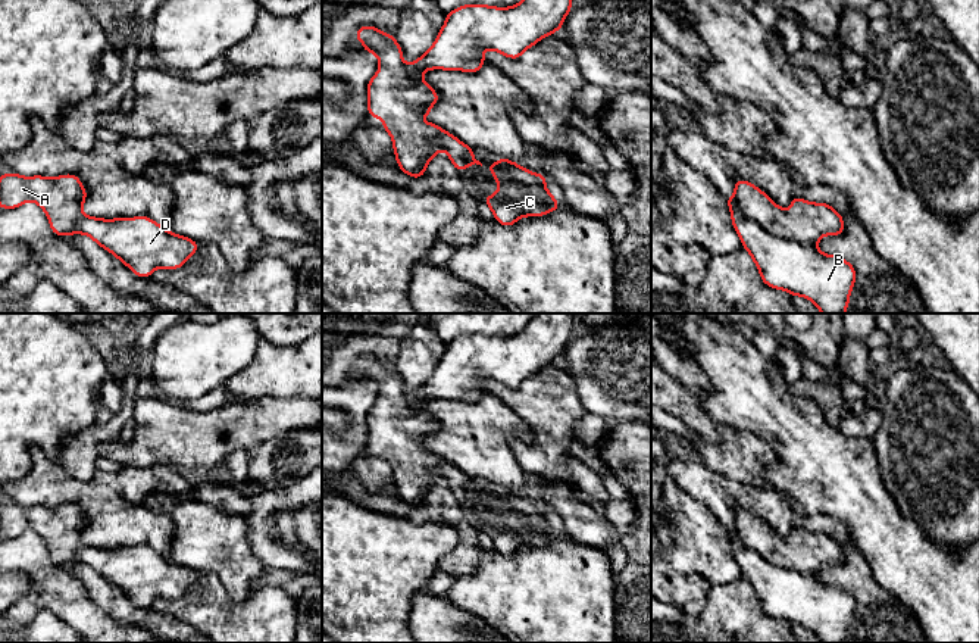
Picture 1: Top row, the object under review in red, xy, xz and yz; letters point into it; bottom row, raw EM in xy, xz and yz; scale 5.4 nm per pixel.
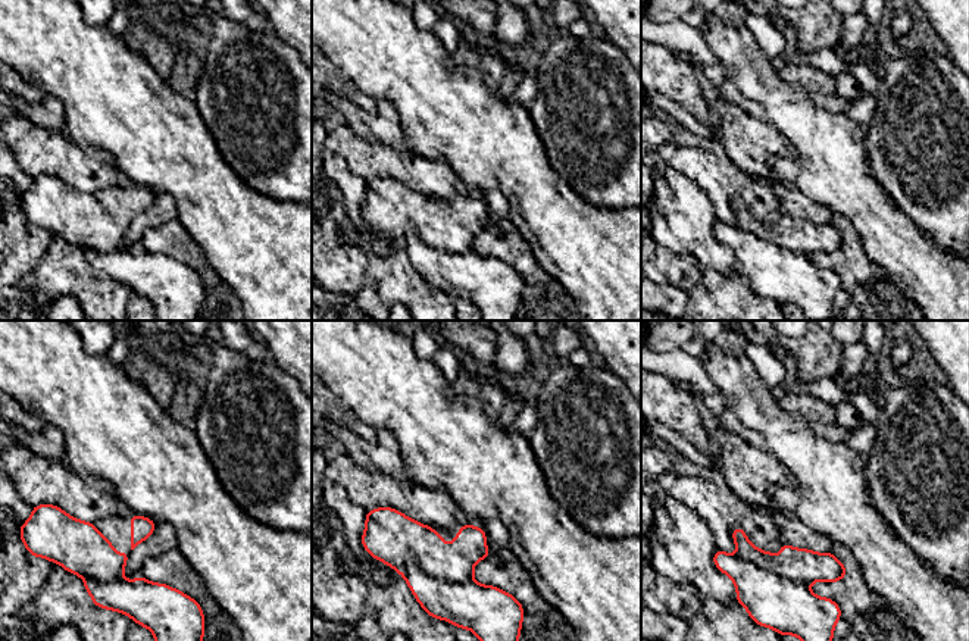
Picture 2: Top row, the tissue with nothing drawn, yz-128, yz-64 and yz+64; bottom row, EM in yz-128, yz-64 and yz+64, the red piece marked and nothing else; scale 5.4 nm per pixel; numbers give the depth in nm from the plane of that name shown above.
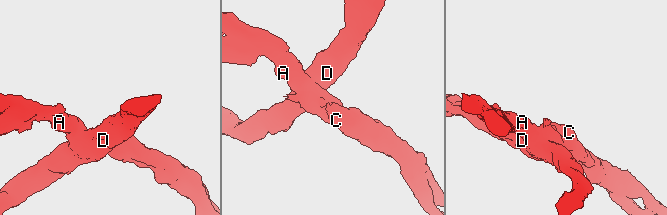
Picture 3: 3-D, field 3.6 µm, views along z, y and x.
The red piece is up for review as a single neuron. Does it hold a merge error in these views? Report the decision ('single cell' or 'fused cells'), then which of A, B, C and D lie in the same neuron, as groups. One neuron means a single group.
fused cells; A C / B D

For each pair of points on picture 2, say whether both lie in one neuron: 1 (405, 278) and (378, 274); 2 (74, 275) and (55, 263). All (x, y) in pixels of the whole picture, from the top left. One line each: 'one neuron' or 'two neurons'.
1: one neuron
2: one neuron

